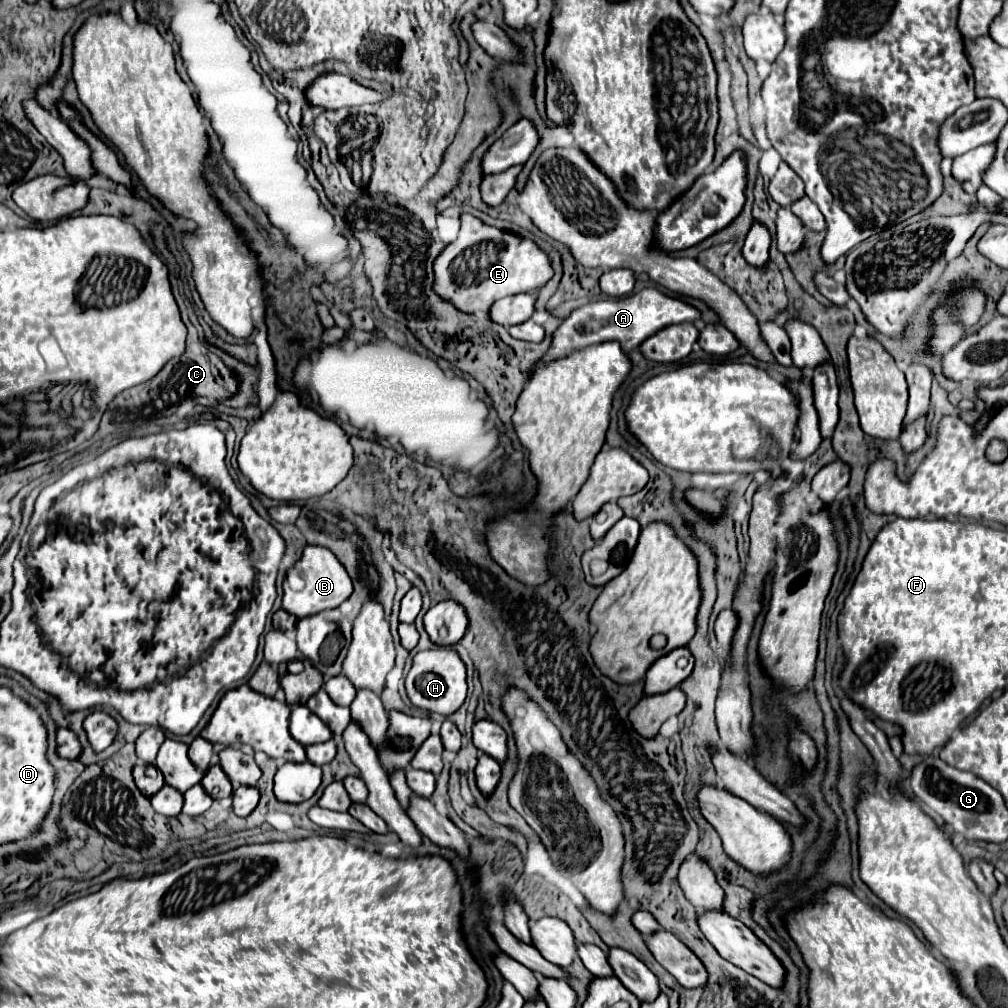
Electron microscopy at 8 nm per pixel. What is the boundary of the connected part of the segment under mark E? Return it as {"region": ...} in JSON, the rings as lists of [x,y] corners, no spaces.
{"region":[[[462,214],[460,220],[462,228],[456,242],[448,244],[440,258],[436,258],[436,294],[452,300],[458,310],[464,310],[466,314],[478,310],[488,312],[496,300],[538,290],[554,276],[550,256],[532,240],[520,238],[508,230],[498,230],[470,214]]]}

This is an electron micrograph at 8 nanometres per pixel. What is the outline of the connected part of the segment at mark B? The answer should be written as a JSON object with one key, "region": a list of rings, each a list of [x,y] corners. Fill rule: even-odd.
{"region":[[[306,546],[302,558],[296,562],[294,568],[296,568],[298,576],[304,580],[304,588],[296,592],[286,582],[284,584],[282,608],[286,612],[294,614],[296,618],[306,618],[306,616],[312,616],[312,614],[318,614],[318,612],[324,612],[324,610],[338,608],[352,594],[352,580],[350,580],[348,572],[336,560],[336,556],[330,550],[324,550],[322,546]]]}

